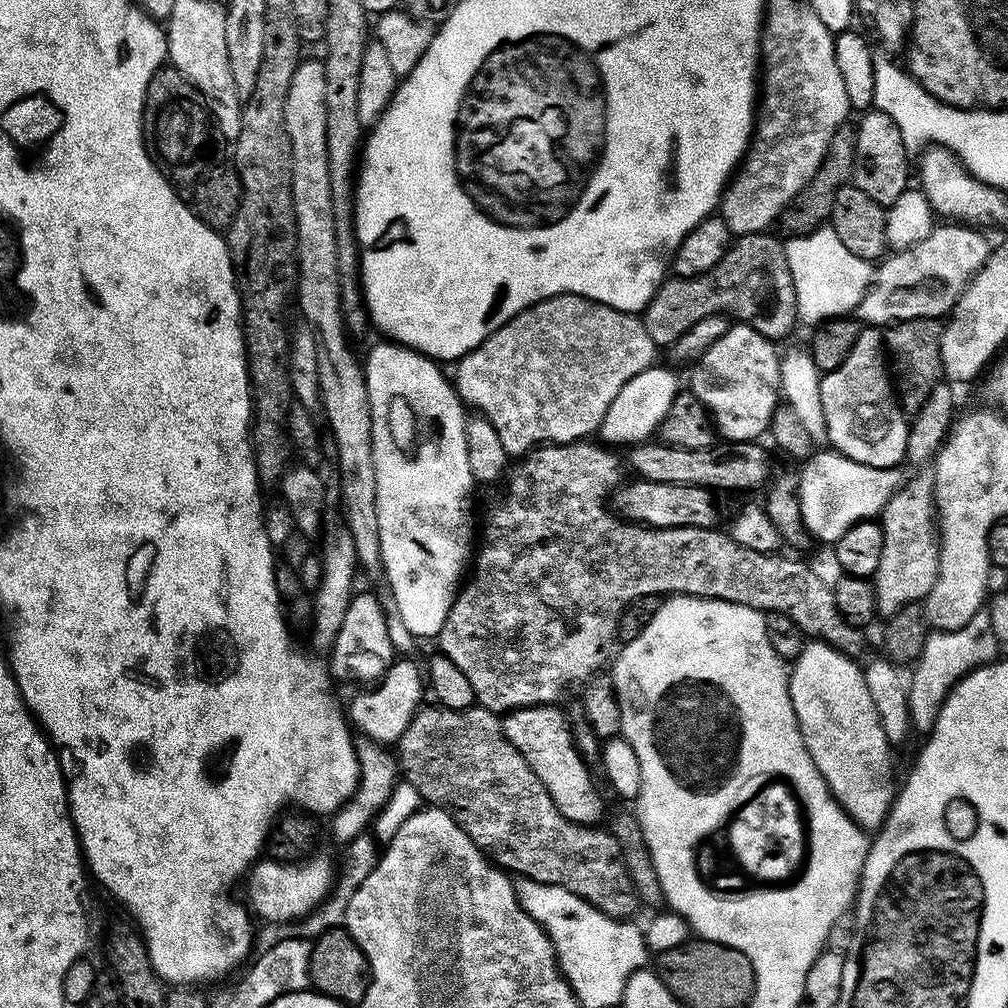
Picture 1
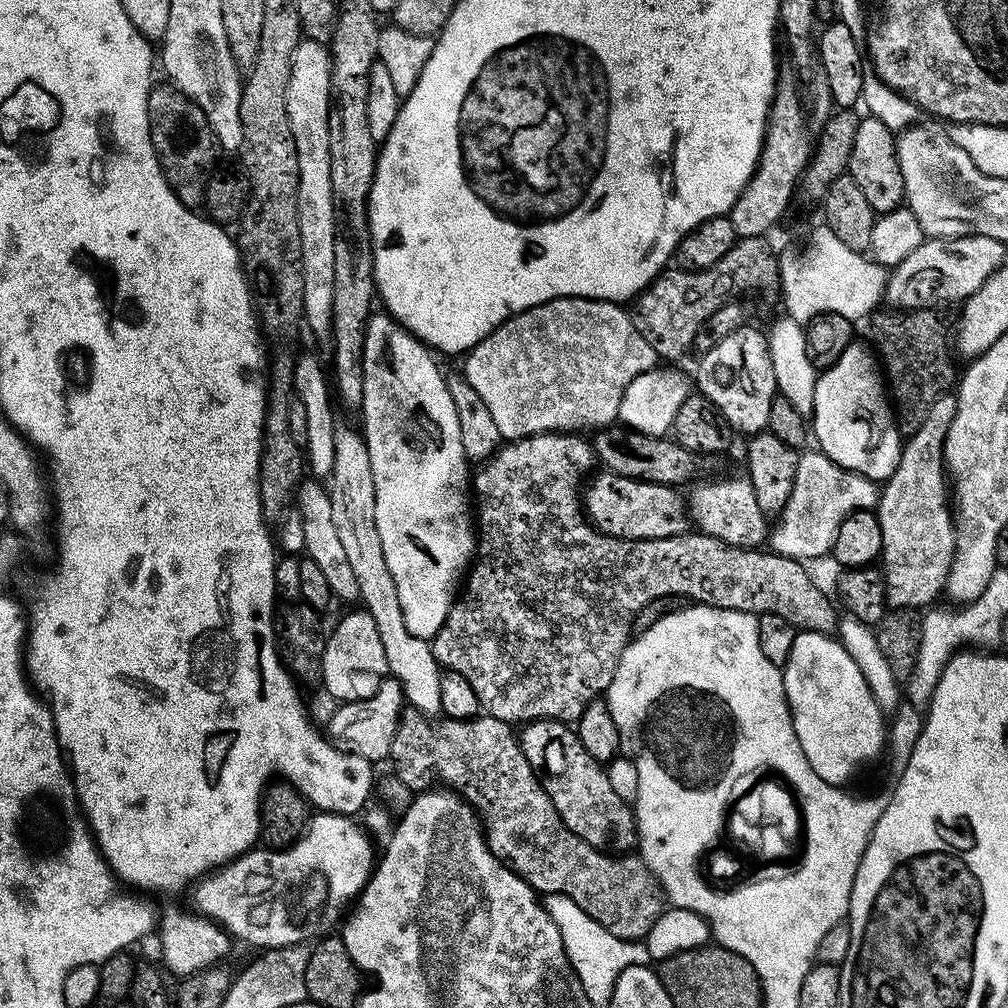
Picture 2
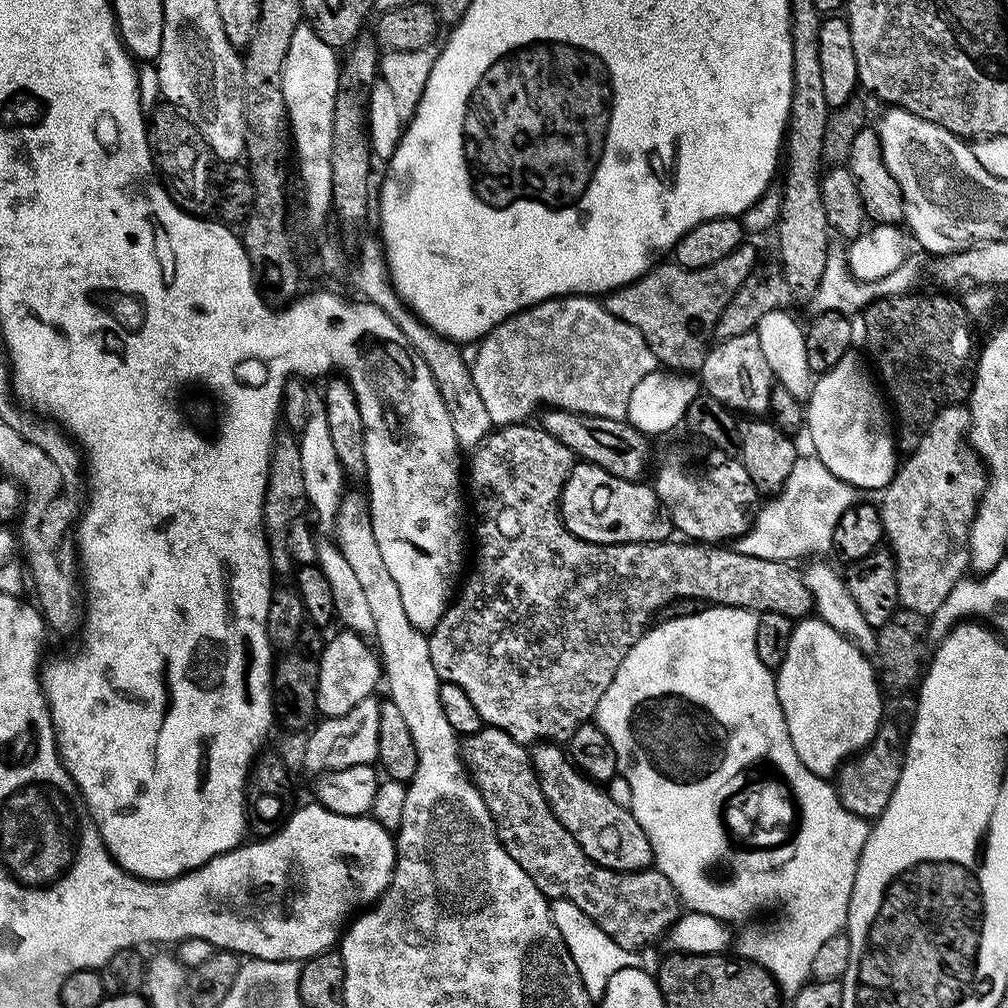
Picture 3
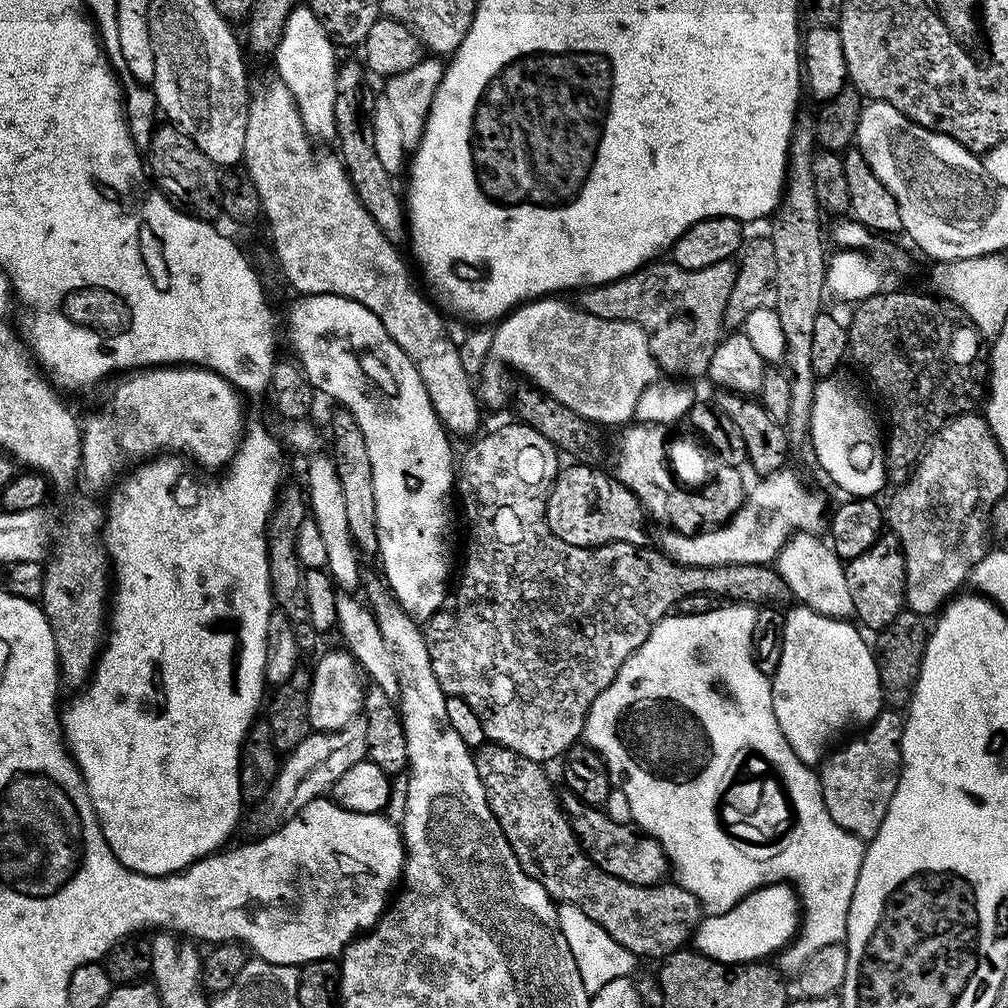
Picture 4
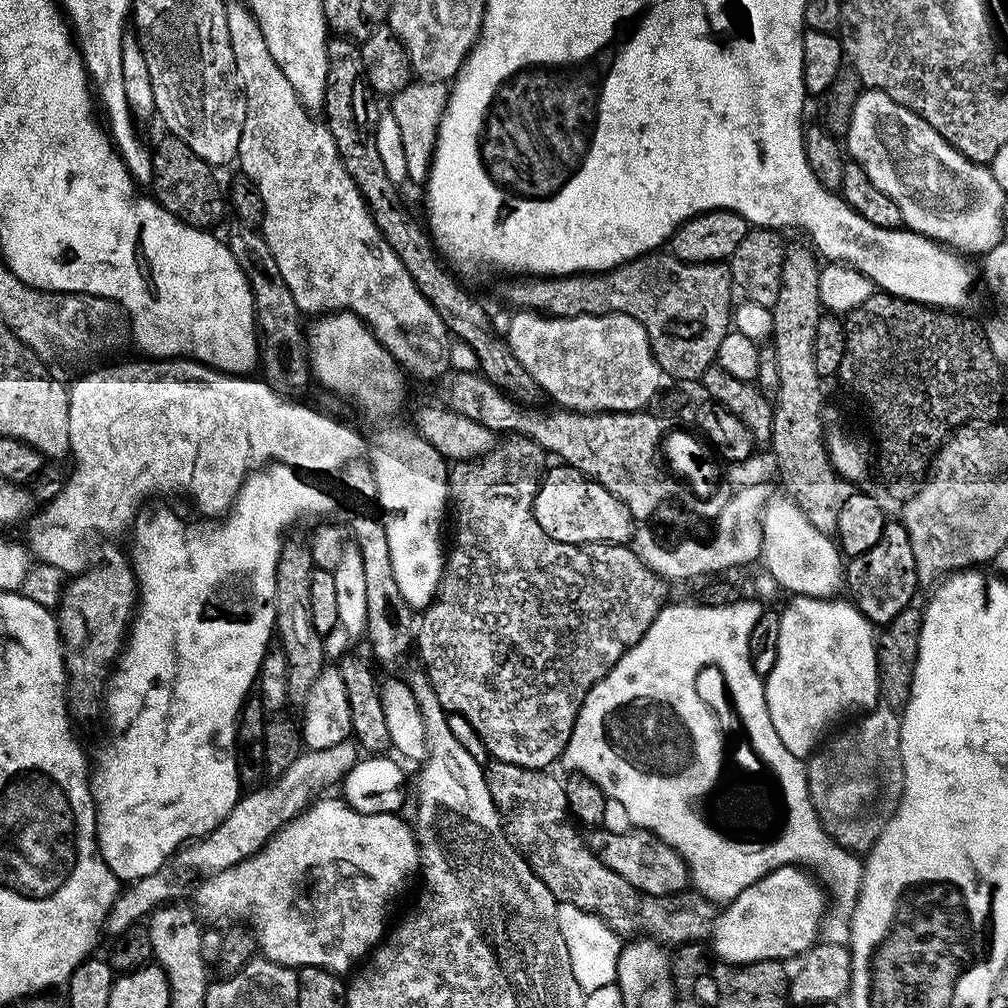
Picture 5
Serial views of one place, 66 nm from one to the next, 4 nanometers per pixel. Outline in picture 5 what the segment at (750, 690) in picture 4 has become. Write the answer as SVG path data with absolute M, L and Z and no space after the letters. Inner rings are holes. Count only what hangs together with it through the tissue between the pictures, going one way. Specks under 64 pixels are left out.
M742 598L730 606L710 606L703 602L665 603L642 639L629 652L622 654L619 662L586 694L564 748L562 764L564 762L569 768L569 773L593 780L605 797L622 802L637 829L652 832L660 840L665 840L687 862L691 887L707 900L733 900L742 894L742 890L746 890L746 886L758 882L758 878L770 874L776 868L785 868L788 864L815 870L822 877L823 887L830 897L831 907L827 909L822 921L822 936L829 942L832 938L849 935L850 918L854 914L864 877L864 860L829 836L827 827L812 805L812 795L808 793L805 761L790 754L790 750L782 746L782 738L778 738L774 722L770 722L764 680L754 670L748 649L748 635L750 630L754 630L754 622L758 622L761 611L762 605L748 598ZM707 664L717 664L720 667L721 674L728 679L728 688L732 691L731 703L742 718L743 728L753 732L756 748L768 756L772 768L778 769L784 788L784 808L788 808L788 824L784 824L788 832L784 832L776 844L727 844L720 840L720 836L716 836L716 832L712 832L712 828L707 828L700 821L700 792L708 792L708 784L717 774L718 749L722 739L717 733L710 704L700 697L700 692L696 689L696 675Z

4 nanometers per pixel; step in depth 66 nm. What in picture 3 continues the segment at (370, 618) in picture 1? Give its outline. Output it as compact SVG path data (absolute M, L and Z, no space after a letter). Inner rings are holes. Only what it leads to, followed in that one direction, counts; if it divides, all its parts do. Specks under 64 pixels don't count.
M340 630L340 633L324 648L324 653L318 656L320 666L320 681L317 684L316 711L321 717L341 716L358 702L369 699L376 688L376 683L382 680L382 665L377 653L370 647L363 635L351 630Z

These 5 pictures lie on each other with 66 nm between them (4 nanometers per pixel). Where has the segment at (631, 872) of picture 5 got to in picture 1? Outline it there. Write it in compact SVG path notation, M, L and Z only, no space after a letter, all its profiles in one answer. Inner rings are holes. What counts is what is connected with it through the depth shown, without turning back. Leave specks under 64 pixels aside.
M539 704L529 708L514 708L502 716L506 738L526 758L530 770L538 774L538 782L546 786L554 806L570 822L596 826L604 816L604 796L592 781L589 761L576 748L570 720L559 712L556 704Z

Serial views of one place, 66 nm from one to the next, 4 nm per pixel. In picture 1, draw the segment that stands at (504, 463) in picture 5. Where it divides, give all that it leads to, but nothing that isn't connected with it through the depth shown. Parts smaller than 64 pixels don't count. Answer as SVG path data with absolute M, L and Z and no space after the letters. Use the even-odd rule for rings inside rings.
M551 442L542 444L538 448L533 448L527 456L519 461L520 464L507 473L506 483L503 485L504 497L497 504L492 504L488 508L488 517L484 520L484 537L479 537L478 551L475 553L476 569L467 577L466 583L459 589L456 600L452 604L445 624L438 635L438 648L443 652L462 674L466 674L466 682L474 686L476 704L481 708L489 708L492 712L503 714L511 712L514 708L529 708L539 704L556 704L559 696L567 690L571 684L579 685L587 682L601 671L604 663L607 665L608 647L612 644L612 639L617 639L620 631L620 619L624 609L630 604L643 601L645 598L656 598L652 596L667 597L669 594L679 594L682 596L701 596L711 600L725 600L734 602L742 606L757 608L765 614L777 612L786 614L790 622L794 622L804 633L805 637L813 641L829 644L830 647L843 652L845 656L853 658L859 657L859 652L864 648L864 635L861 629L855 628L853 624L847 624L834 602L834 594L829 581L824 581L812 568L807 568L800 560L791 560L785 554L773 554L771 552L759 552L750 550L746 546L740 546L738 542L729 535L727 531L719 532L719 527L695 528L694 526L678 526L677 528L650 528L643 524L625 522L610 507L610 497L616 489L621 487L625 479L625 469L622 467L622 460L615 456L613 449L608 446L601 446L599 443L592 442L573 442L570 444L553 444Z

